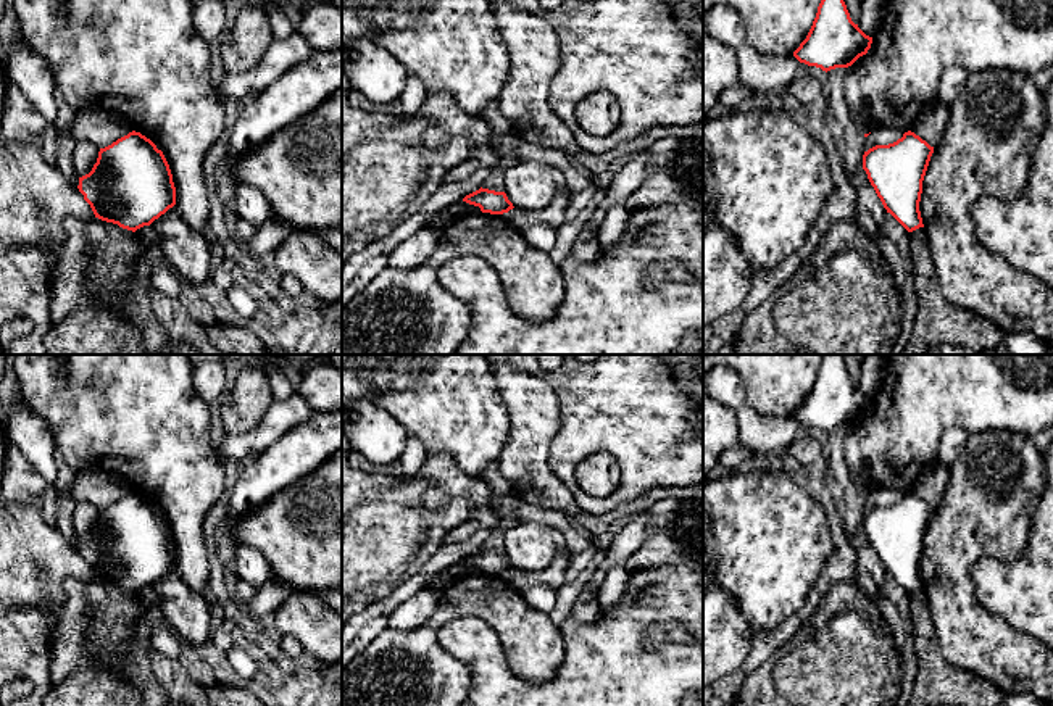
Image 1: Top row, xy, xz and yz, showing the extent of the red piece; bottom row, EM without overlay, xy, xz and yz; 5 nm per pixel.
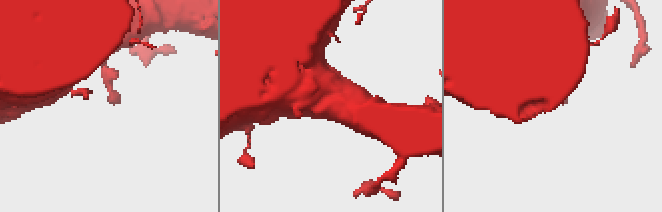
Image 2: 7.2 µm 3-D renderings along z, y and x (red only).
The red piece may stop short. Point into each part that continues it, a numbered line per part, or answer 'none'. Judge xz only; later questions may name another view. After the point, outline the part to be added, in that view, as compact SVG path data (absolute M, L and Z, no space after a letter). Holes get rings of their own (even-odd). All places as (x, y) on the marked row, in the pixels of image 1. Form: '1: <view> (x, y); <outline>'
none

